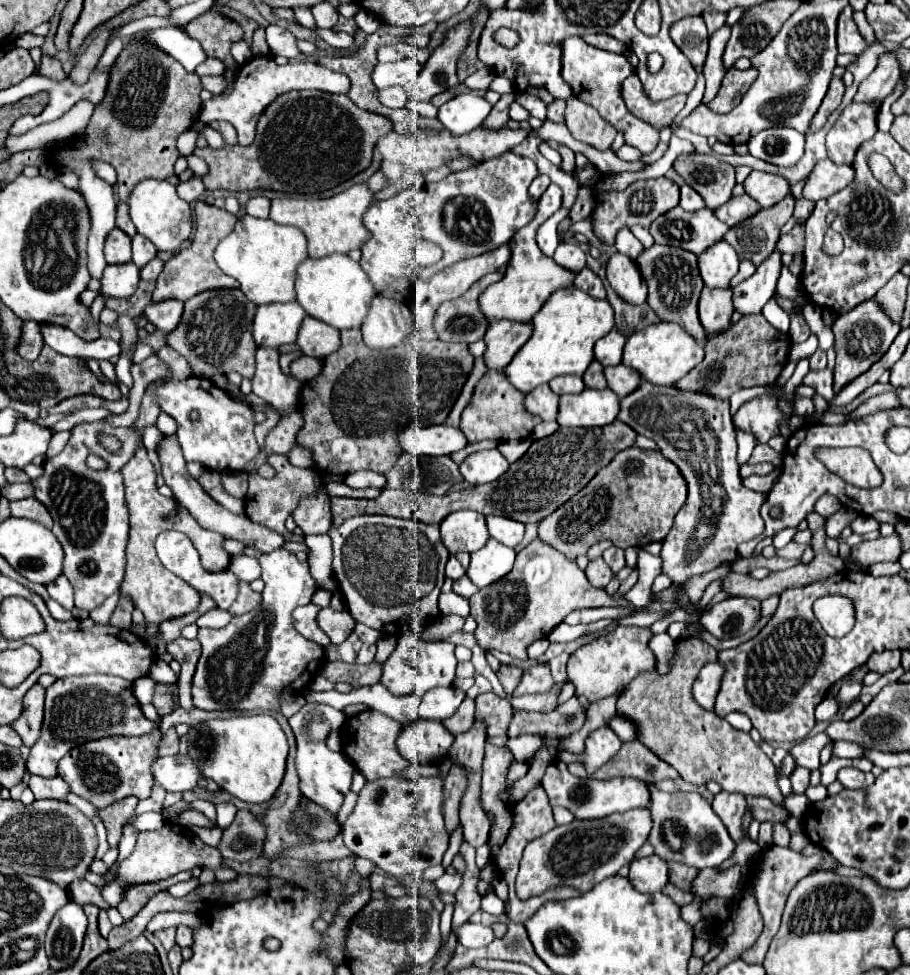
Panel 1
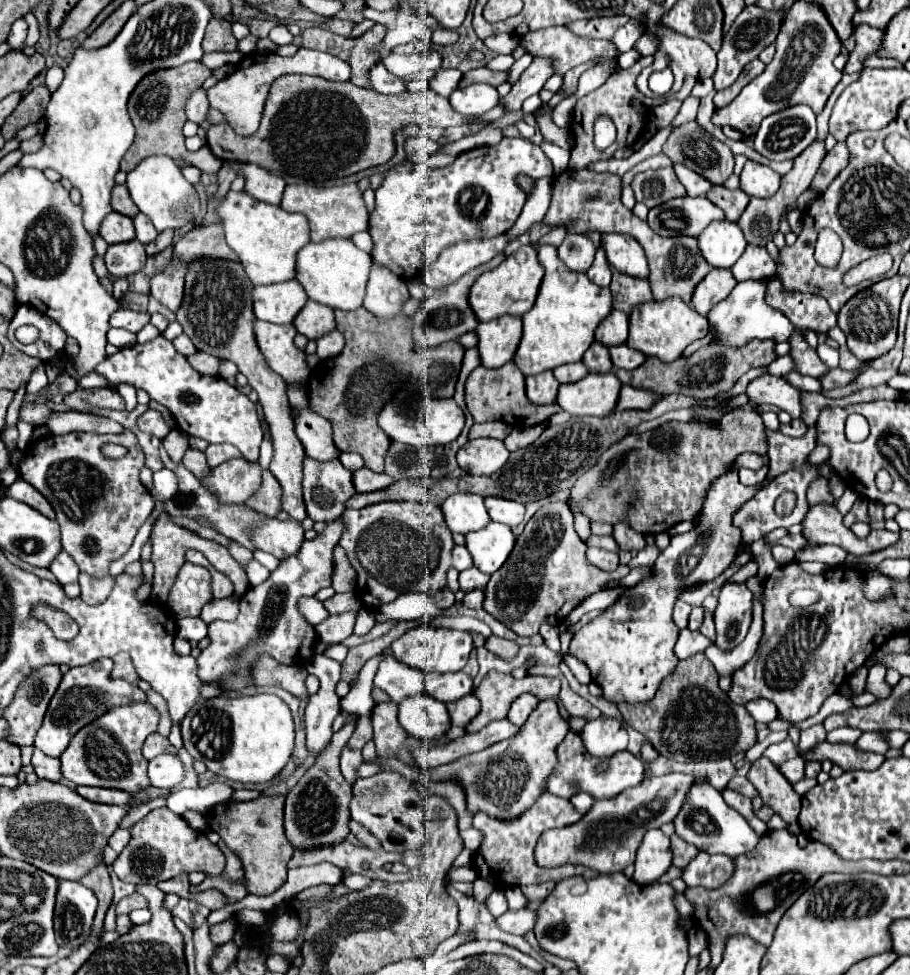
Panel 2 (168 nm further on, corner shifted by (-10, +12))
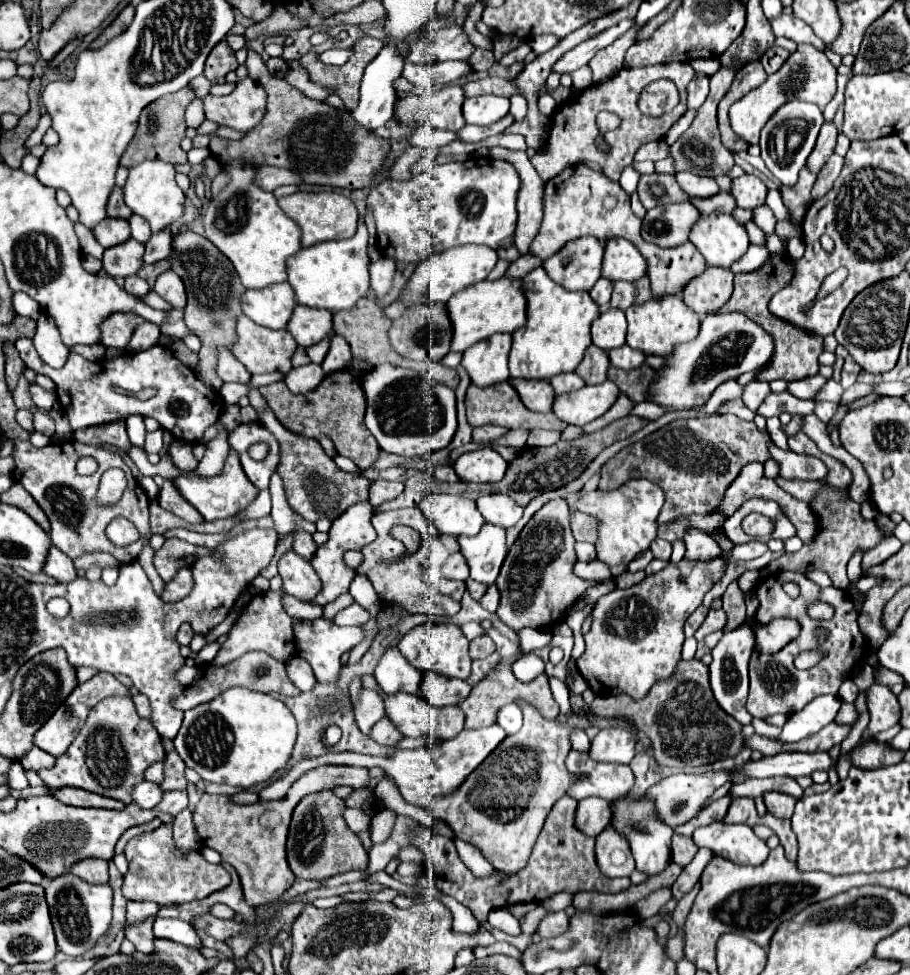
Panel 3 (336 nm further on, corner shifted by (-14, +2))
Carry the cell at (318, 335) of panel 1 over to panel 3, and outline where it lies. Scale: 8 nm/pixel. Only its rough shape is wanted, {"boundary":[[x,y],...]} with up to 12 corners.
{"boundary":[[296,306],[286,330],[308,348],[330,334],[332,312]]}

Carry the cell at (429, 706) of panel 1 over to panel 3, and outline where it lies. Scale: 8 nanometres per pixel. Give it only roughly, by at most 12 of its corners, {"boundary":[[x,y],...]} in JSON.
{"boundary":[[426,672],[422,696],[432,708],[460,704],[472,686]]}

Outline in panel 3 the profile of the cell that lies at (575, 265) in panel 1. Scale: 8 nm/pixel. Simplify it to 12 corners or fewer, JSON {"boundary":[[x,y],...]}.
{"boundary":[[570,240],[542,262],[566,290],[588,292],[600,278],[602,244]]}

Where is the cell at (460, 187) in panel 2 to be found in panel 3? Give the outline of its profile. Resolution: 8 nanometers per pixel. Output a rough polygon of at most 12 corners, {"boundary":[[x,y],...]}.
{"boundary":[[494,158],[384,180],[376,248],[514,244],[520,176]]}

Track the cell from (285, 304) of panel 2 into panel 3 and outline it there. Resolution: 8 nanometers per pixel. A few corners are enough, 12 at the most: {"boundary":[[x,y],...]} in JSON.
{"boundary":[[288,282],[242,294],[256,324],[286,328],[294,306]]}

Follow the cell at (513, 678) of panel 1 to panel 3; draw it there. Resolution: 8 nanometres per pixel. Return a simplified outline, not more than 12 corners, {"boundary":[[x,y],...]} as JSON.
{"boundary":[[488,634],[470,642],[470,658],[484,658],[494,652],[494,642]]}

